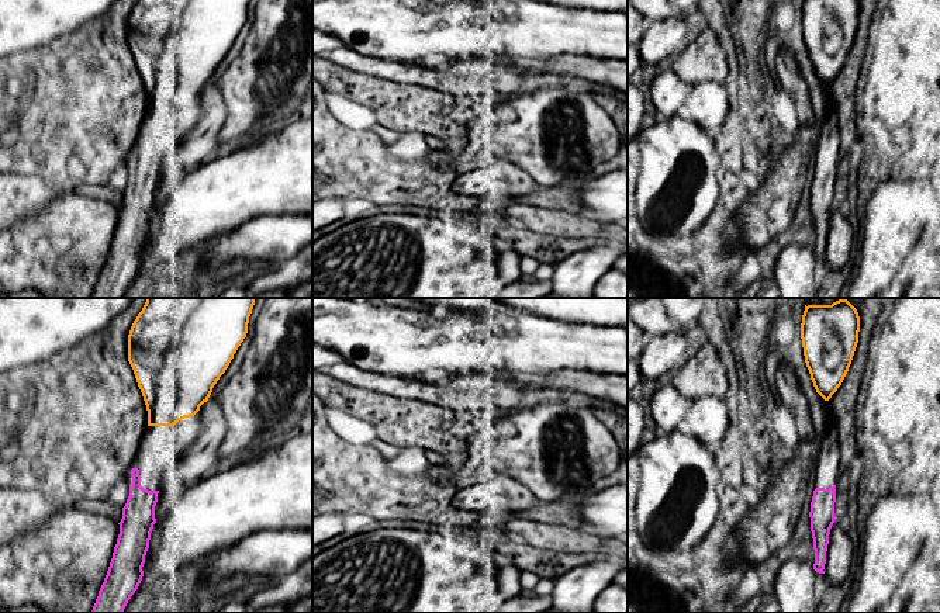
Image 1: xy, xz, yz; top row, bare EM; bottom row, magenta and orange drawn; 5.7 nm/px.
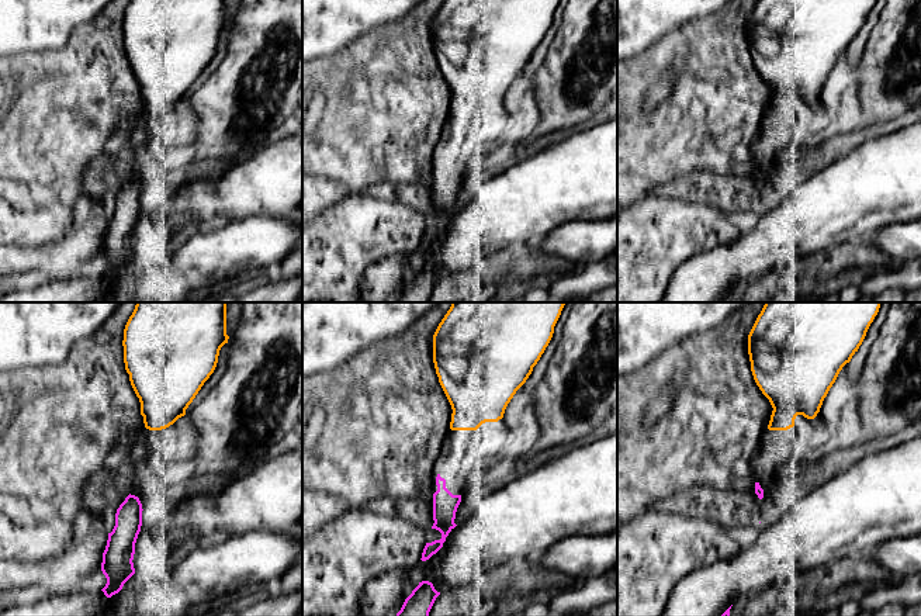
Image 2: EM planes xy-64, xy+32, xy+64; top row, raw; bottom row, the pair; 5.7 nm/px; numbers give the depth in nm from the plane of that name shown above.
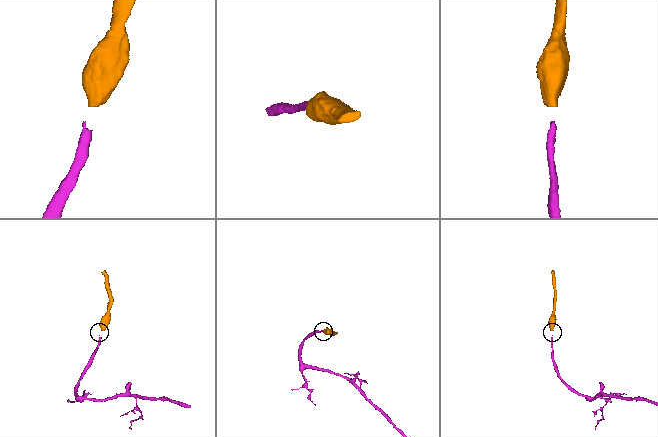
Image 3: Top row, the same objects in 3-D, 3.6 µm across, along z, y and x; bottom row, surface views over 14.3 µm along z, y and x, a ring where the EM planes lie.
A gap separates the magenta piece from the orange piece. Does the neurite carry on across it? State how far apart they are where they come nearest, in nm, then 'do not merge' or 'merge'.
260 nm | merge

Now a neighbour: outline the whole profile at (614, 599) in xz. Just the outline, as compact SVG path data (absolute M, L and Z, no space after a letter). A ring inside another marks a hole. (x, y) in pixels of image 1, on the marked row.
M615 583L606 586L594 602L595 613L628 613L628 592Z

